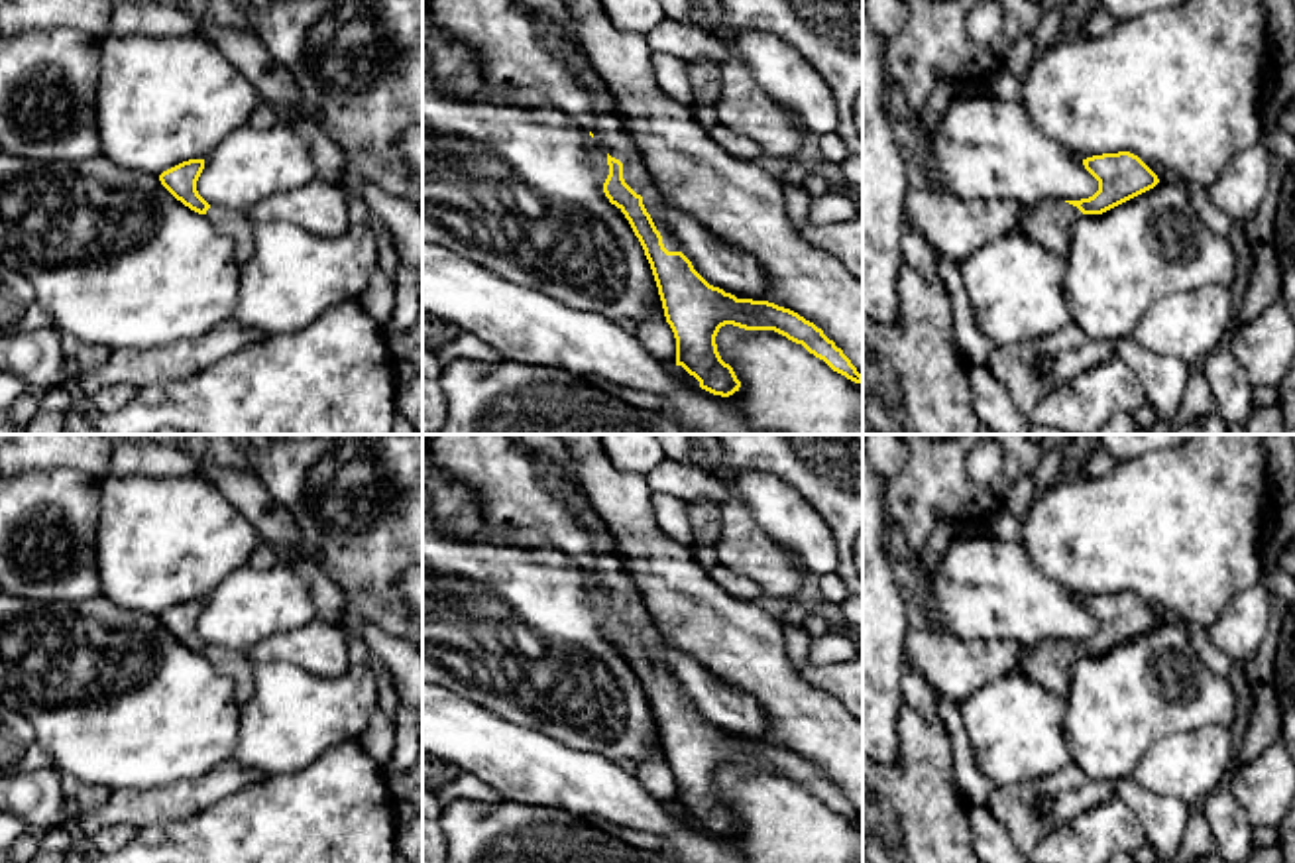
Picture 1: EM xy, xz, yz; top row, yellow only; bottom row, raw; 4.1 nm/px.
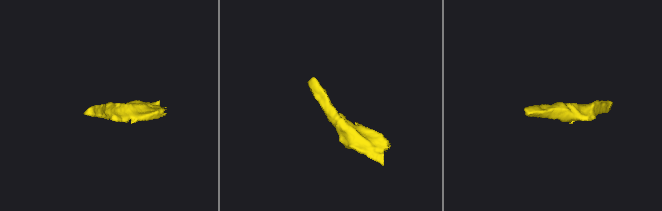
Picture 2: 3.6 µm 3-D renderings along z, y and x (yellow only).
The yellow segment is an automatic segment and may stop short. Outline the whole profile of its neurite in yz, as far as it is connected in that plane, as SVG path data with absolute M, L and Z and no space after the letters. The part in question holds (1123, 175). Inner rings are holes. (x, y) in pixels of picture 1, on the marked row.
M1130 151L1093 155L1083 159L1083 165L1098 181L1098 191L1093 197L1028 204L1026 214L1014 224L1012 232L1065 258L1075 218L1102 214L1159 183L1157 175Z

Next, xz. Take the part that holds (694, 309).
M428 0L428 4L432 8L432 20L440 29L485 57L485 88L533 90L548 98L558 110L580 120L590 136L607 151L609 175L603 183L603 193L625 214L650 263L666 322L676 338L676 366L682 366L694 375L702 389L729 397L741 387L733 368L717 352L715 336L725 324L745 330L774 330L802 344L833 372L855 383L863 383L863 375L843 350L814 322L774 303L737 299L709 285L682 254L678 242L668 232L656 230L650 216L658 210L658 189L635 140L627 136L627 126L615 116L615 98L588 57L570 47L546 18L529 14L517 0Z

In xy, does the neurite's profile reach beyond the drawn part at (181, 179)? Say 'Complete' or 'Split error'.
Split error

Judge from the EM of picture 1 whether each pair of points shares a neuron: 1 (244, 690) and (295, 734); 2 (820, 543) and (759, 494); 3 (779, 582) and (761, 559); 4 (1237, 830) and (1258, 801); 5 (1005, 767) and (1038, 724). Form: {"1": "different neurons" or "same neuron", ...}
{"1": "different neurons", "2": "same neuron", "3": "same neuron", "4": "different neurons", "5": "same neuron"}

